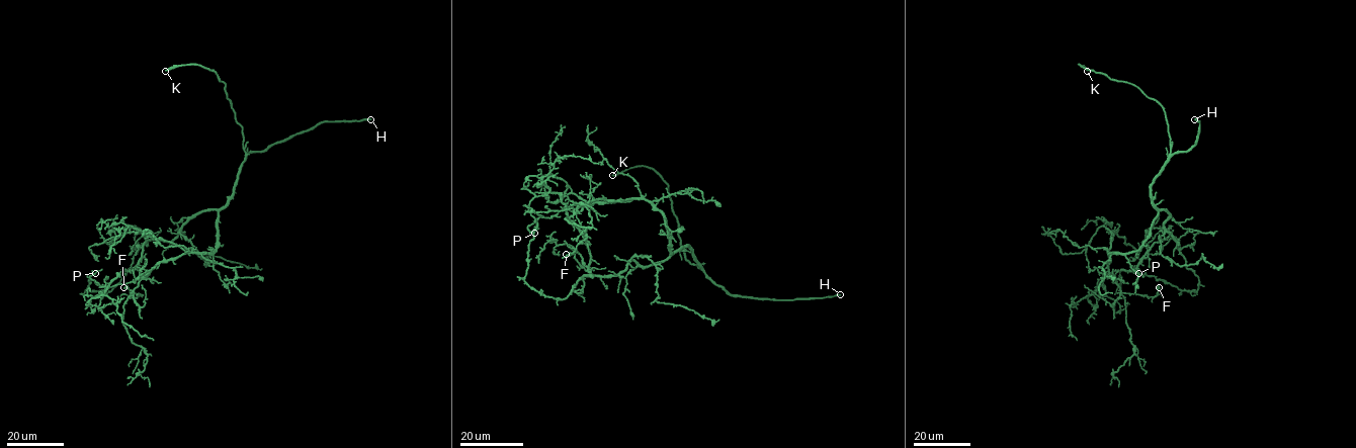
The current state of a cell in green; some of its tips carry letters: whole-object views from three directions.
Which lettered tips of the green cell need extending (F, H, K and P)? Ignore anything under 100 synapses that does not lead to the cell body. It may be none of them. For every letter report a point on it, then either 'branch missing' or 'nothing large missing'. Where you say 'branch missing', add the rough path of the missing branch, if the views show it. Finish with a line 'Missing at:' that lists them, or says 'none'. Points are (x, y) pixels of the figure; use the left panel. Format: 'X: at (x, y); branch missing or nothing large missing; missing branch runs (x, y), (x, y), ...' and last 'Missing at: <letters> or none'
F: at (123, 287); nothing large missing
H: at (370, 119); branch missing; missing branch runs (370, 119), (409, 139), (406, 158), (332, 251), (332, 268)
K: at (165, 71); nothing large missing
P: at (95, 273); nothing large missing
Missing at: H

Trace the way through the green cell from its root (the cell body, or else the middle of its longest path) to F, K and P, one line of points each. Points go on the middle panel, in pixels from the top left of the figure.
F: (666, 259), (670, 235), (664, 215), (640, 198), (591, 200), (576, 214), (587, 237), (566, 254)
K: (666, 259), (688, 247), (701, 267), (684, 257), (668, 185), (645, 166), (612, 175)
P: (666, 259), (648, 266), (632, 260), (616, 275), (584, 275), (565, 298), (556, 299), (524, 280), (534, 233)

